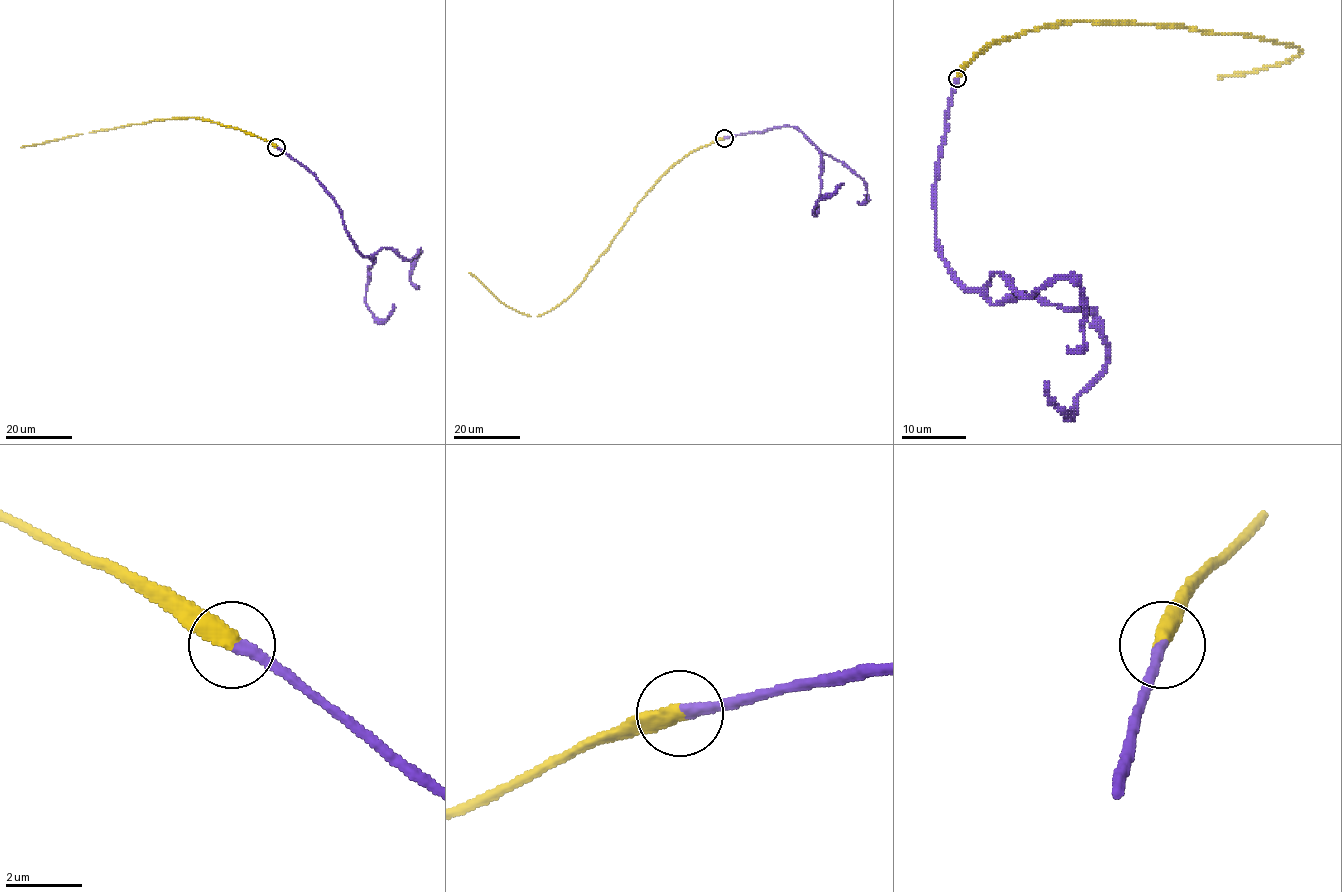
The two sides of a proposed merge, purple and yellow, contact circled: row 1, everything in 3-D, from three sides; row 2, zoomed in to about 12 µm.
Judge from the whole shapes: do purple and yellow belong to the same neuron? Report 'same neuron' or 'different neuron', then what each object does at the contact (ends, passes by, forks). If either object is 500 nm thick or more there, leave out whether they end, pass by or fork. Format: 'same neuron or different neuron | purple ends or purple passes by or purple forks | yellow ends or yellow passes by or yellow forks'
same neuron | purple ends | yellow ends

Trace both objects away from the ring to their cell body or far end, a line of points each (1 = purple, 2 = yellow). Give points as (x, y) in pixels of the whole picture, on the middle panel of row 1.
1: (724, 137), (782, 126), (797, 128), (821, 156), (821, 185), (814, 215), (815, 204), (832, 194), (842, 183)
2: (724, 137), (695, 149), (676, 162), (637, 204), (583, 281), (551, 310), (538, 316), (513, 310), (469, 272)

